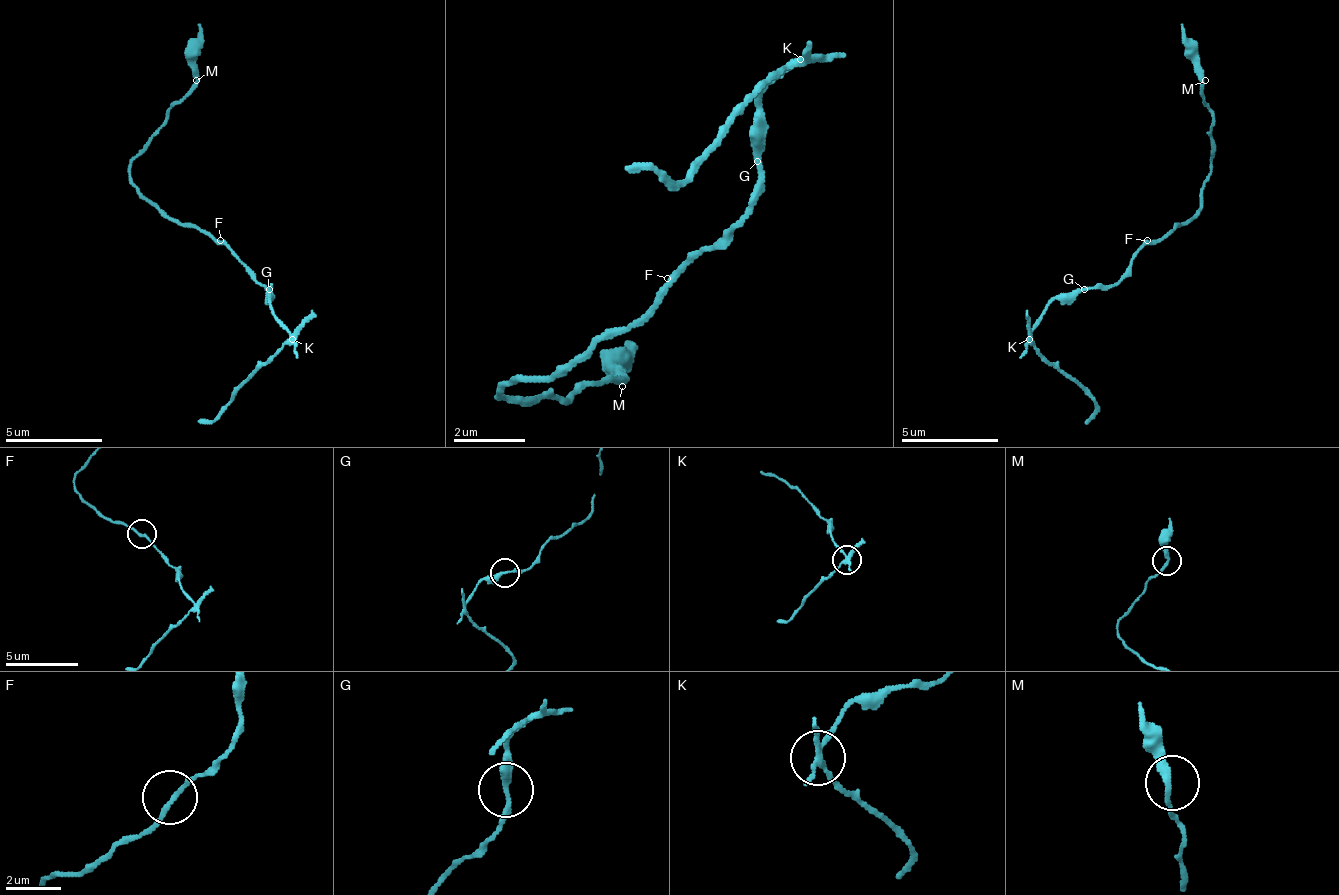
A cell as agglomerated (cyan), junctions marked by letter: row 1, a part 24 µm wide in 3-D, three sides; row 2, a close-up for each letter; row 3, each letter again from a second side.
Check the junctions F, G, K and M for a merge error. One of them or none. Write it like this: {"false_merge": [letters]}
{"false_merge": ["K"]}

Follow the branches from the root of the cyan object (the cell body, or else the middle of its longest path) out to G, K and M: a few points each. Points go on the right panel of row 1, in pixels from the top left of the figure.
G: (1147, 245), (1108, 289), (1084, 289)
K: (1147, 245), (1108, 289), (1074, 289), (1069, 294), (1059, 294), (1045, 308), (1030, 337)
M: (1147, 245), (1156, 245), (1200, 207), (1200, 187), (1210, 173), (1210, 124), (1214, 119), (1205, 105), (1205, 80)

